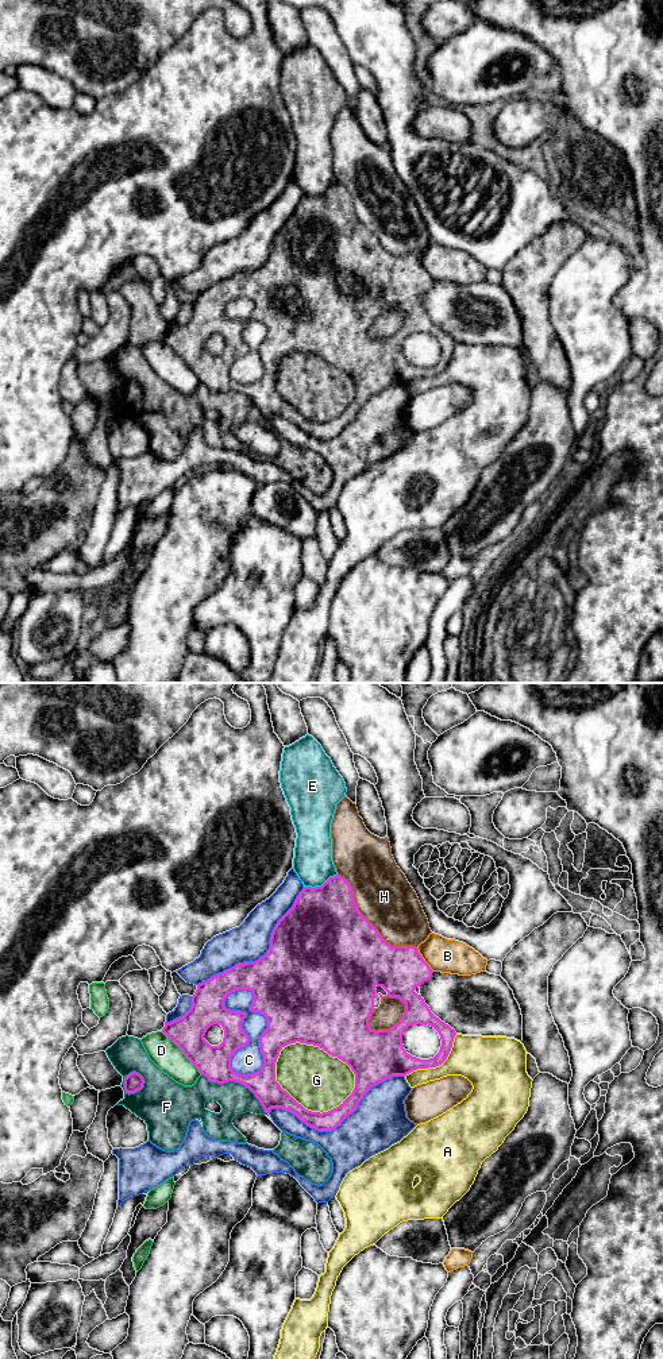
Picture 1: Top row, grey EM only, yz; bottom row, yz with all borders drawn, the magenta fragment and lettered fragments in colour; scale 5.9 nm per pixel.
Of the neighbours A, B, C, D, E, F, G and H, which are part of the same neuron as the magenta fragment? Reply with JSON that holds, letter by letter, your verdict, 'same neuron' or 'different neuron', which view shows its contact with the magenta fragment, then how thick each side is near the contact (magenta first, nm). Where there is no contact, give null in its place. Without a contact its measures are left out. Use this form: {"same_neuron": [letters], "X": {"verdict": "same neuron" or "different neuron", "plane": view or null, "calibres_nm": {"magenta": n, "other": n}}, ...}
{"same_neuron": [], "A": {"verdict": "different neuron", "plane": "yz", "calibres_nm": {"magenta": 170, "other": 280}}, "B": {"verdict": "different neuron", "plane": "yz", "calibres_nm": {"magenta": 280, "other": 200}}, "C": {"verdict": "different neuron", "plane": "yz", "calibres_nm": {"magenta": 440, "other": 170}}, "D": {"verdict": "different neuron", "plane": "yz", "calibres_nm": {"magenta": 200, "other": 170}}, "E": {"verdict": "different neuron", "plane": "yz", "calibres_nm": {"magenta": 460, "other": 240}}, "F": {"verdict": "different neuron", "plane": "yz", "calibres_nm": {"magenta": 200, "other": 190}}, "G": {"verdict": "different neuron", "plane": "yz", "calibres_nm": {"magenta": 460, "other": 340}}, "H": {"verdict": "different neuron", "plane": "yz", "calibres_nm": {"magenta": 500, "other": 340}}}

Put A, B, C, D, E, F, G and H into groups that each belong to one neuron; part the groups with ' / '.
A / B / C / D / E / F G / H

